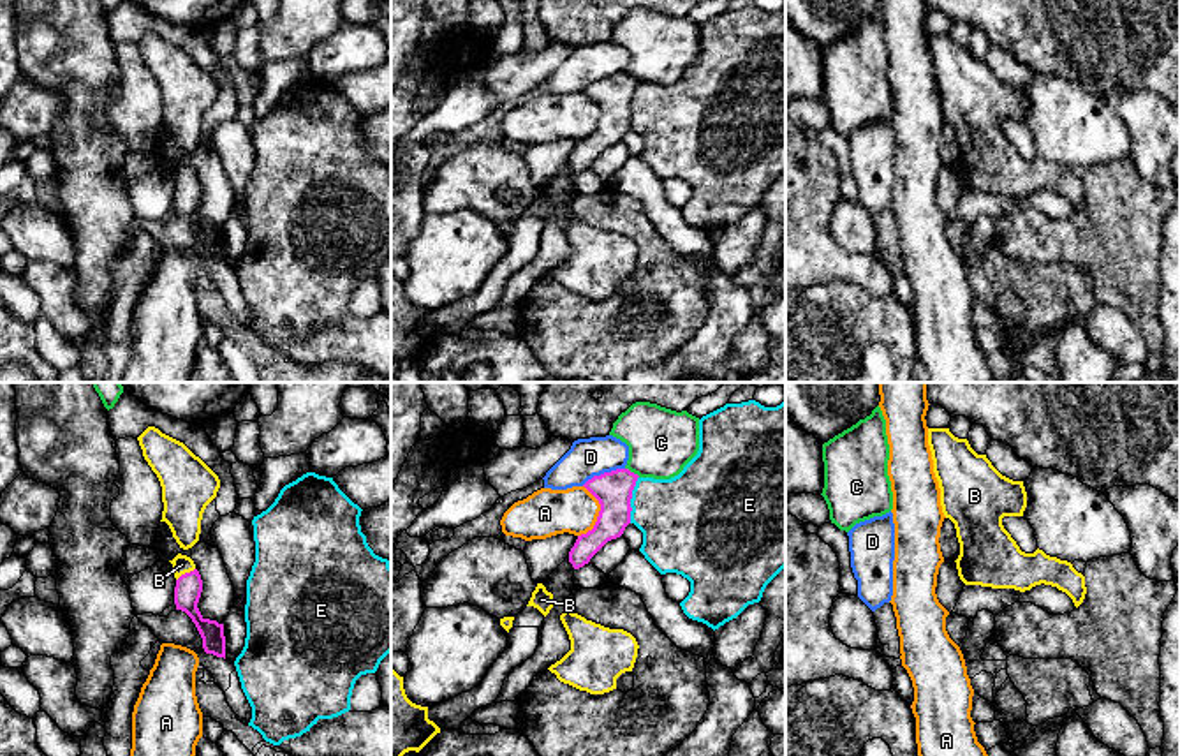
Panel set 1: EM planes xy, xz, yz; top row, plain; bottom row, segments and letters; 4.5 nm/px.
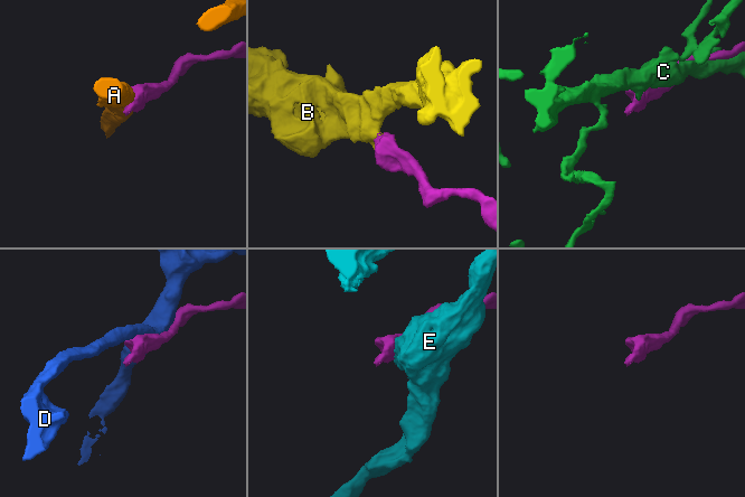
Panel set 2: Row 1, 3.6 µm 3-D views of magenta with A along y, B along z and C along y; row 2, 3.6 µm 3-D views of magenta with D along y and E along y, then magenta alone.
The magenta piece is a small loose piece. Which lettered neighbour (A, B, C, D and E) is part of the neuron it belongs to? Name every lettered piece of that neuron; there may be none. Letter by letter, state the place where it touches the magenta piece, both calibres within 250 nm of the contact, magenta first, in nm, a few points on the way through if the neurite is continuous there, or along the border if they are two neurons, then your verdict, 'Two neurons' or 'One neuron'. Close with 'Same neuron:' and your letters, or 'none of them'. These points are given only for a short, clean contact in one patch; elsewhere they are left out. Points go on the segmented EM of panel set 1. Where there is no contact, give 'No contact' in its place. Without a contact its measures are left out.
A: Touches magenta at xz (599, 513). Thickness 170 nm (magenta) against 220 nm. Two neurons
B: Touches magenta at xy (185, 573). Thickness 120 nm (magenta) against 90 nm. Path across: xy (189, 585), (185, 573), (182, 564). One neuron
C: Touches magenta at xz (633, 473). Thickness 170 nm (magenta) against 300 nm. Two neurons
D: Touches magenta at xz (604, 473). Thickness 170 nm (magenta) against 180 nm. Two neurons
E: Touches magenta at xz (631, 497). Thickness 170 nm (magenta) against 380 nm. Two neurons
Same neuron: B

